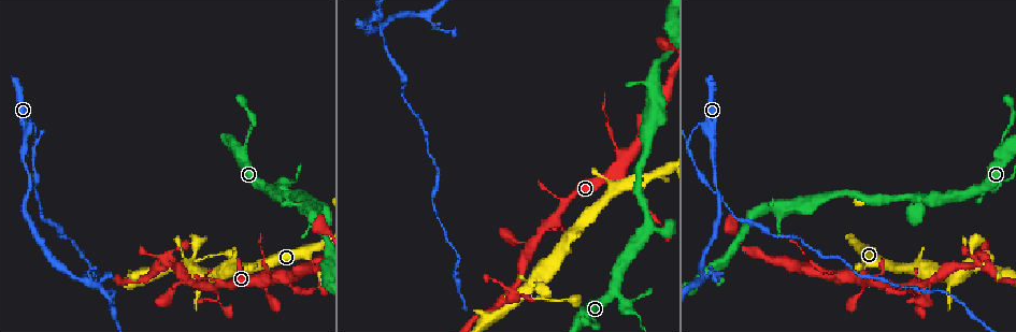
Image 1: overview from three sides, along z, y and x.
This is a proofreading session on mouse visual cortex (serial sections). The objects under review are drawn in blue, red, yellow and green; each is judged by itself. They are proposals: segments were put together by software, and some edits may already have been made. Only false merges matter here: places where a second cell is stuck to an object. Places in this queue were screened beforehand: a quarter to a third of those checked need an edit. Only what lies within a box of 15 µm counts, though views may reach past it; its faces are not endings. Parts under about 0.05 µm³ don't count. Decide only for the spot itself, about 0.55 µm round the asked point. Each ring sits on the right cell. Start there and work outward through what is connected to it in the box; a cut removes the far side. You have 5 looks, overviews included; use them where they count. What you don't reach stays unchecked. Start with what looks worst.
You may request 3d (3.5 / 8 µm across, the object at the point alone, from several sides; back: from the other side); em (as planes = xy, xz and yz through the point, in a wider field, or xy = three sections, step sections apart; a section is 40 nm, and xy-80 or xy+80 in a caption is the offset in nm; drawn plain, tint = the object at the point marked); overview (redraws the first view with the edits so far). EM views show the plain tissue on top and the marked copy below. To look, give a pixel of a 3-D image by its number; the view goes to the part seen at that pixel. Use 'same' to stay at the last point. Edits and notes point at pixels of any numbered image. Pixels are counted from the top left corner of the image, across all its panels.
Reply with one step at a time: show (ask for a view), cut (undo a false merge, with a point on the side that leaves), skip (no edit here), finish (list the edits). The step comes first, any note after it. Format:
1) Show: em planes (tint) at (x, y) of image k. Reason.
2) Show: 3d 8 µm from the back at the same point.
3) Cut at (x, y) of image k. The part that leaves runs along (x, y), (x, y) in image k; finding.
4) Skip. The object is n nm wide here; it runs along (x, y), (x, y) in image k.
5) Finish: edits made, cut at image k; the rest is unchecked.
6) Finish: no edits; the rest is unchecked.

Show: 3d 3.5 µm from the back at (220, 303) of image 1. Narrows sharply.

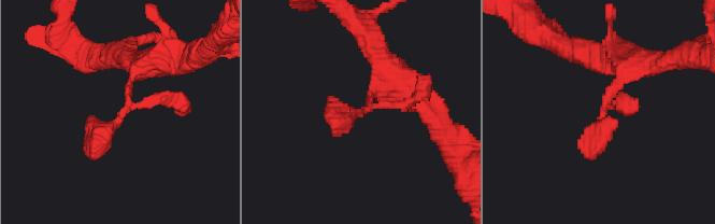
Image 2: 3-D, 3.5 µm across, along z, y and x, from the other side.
Show: em xy step 2 (tint) at (369, 111) of image 2. Need the tissue.

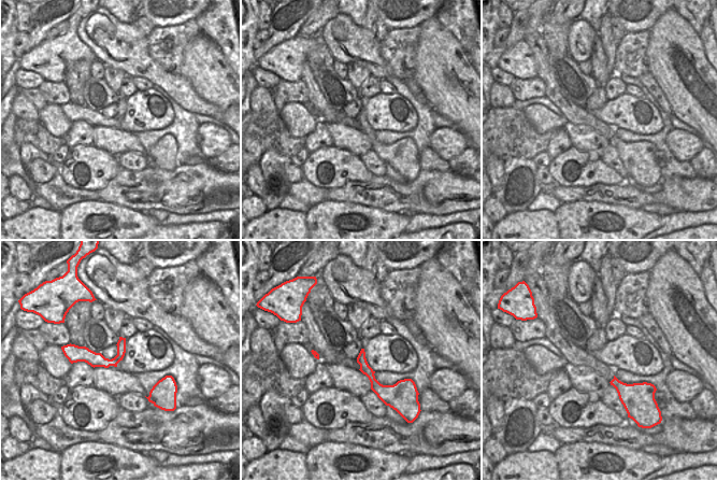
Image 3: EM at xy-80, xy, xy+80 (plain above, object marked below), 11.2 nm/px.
Skip. The object is 120 nm wide here; it runs along (649, 61), (605, 97), (584, 157) in image 2; one cell here.

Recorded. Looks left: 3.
Show: 3d 3.5 µm at (838, 276) of image 1. Thin arm on a thick one.

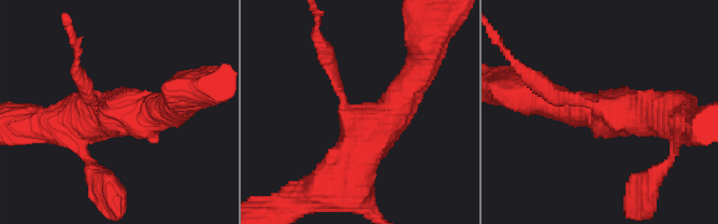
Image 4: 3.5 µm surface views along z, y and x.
Show: em xy step 5 (tint) at (349, 117) of image 4.

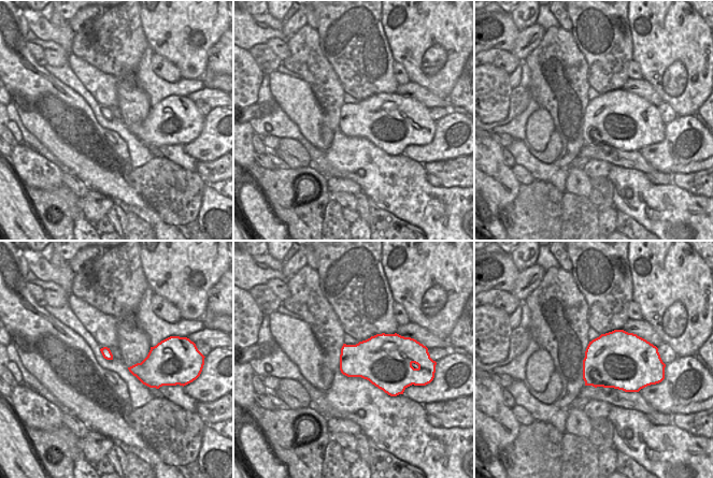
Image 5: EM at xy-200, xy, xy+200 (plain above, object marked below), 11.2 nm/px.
Cut at (326, 65) of image 4. The object is 500 nm wide here; the part that leaves runs along (340, 95), (317, 39), (317, 20) in image 4; two cells meet here.

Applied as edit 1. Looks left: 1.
Finish: edits made, cut at image 4; the rest is unchecked.

